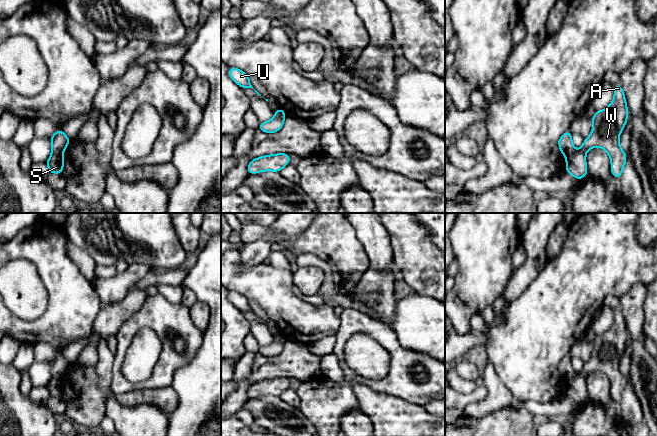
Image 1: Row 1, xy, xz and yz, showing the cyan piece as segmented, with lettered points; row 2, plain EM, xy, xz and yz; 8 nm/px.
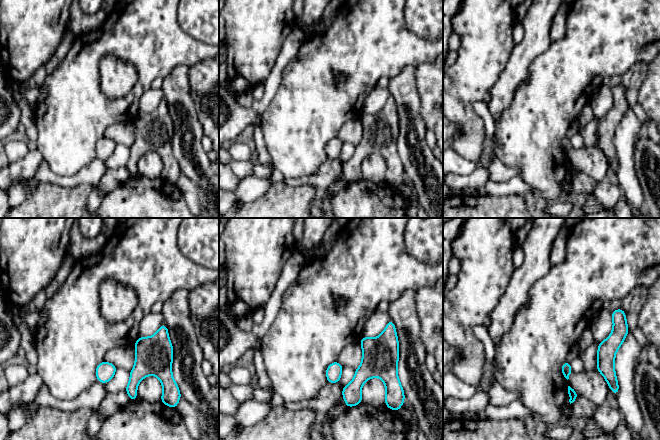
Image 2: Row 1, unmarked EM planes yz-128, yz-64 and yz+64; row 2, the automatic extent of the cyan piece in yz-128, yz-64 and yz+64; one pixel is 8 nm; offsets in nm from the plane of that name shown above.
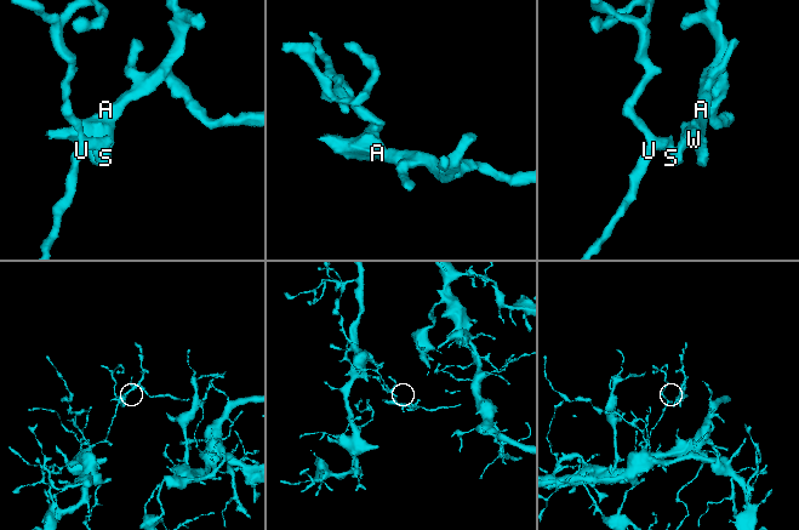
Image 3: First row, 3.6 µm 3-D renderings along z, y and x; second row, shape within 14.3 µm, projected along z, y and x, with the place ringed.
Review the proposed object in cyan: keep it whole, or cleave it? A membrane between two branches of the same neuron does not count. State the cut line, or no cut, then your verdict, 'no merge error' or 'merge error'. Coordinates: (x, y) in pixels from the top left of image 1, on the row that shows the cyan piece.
xy (52, 153), (61, 155) | merge error

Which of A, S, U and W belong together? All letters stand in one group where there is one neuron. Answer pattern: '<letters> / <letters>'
A S W / U

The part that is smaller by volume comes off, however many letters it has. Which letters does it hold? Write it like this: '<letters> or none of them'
A, S, W

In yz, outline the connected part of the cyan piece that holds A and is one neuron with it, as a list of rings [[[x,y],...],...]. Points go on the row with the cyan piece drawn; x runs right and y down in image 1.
[[[618,83],[614,85],[614,99],[604,110],[595,111],[592,117],[592,131],[584,139],[582,147],[566,156],[565,170],[577,180],[584,178],[587,173],[586,152],[593,147],[603,148],[610,156],[611,174],[621,179],[627,155],[621,149],[619,135],[628,119],[628,108],[624,91]]]

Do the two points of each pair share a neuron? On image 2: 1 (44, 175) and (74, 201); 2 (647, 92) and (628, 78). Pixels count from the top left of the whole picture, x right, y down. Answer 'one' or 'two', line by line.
1: two
2: two

